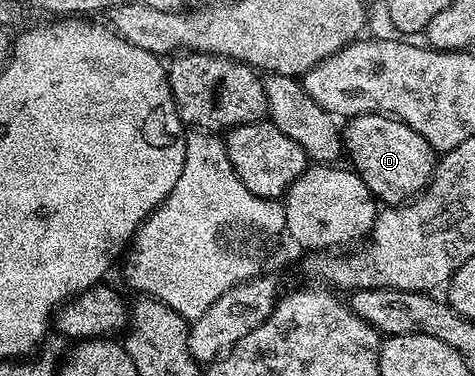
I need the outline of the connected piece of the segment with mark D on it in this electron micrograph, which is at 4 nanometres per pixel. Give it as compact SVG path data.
M361 113L348 118L343 125L343 149L347 157L349 153L348 164L353 172L367 183L374 198L386 206L403 205L416 197L429 184L439 160L419 131L411 131L407 123L383 113Z

